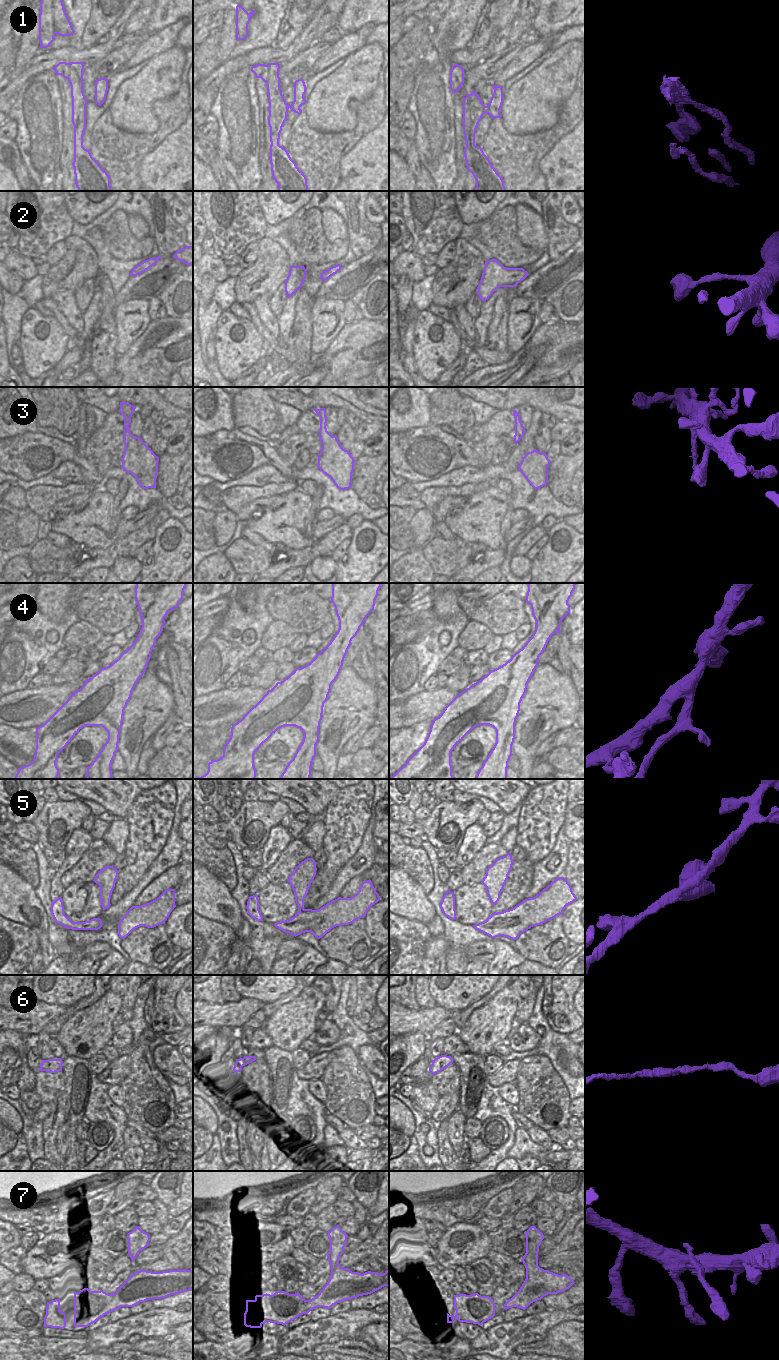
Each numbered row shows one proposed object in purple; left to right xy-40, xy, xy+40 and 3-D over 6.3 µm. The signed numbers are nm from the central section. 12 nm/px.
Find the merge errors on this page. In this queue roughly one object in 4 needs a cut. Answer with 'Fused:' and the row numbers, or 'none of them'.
Fused: 1

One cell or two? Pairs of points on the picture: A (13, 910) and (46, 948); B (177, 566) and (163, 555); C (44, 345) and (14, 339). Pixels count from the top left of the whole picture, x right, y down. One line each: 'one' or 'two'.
A: one
B: one
C: two

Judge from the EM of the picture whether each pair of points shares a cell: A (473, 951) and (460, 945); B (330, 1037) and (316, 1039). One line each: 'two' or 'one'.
A: two
B: one

